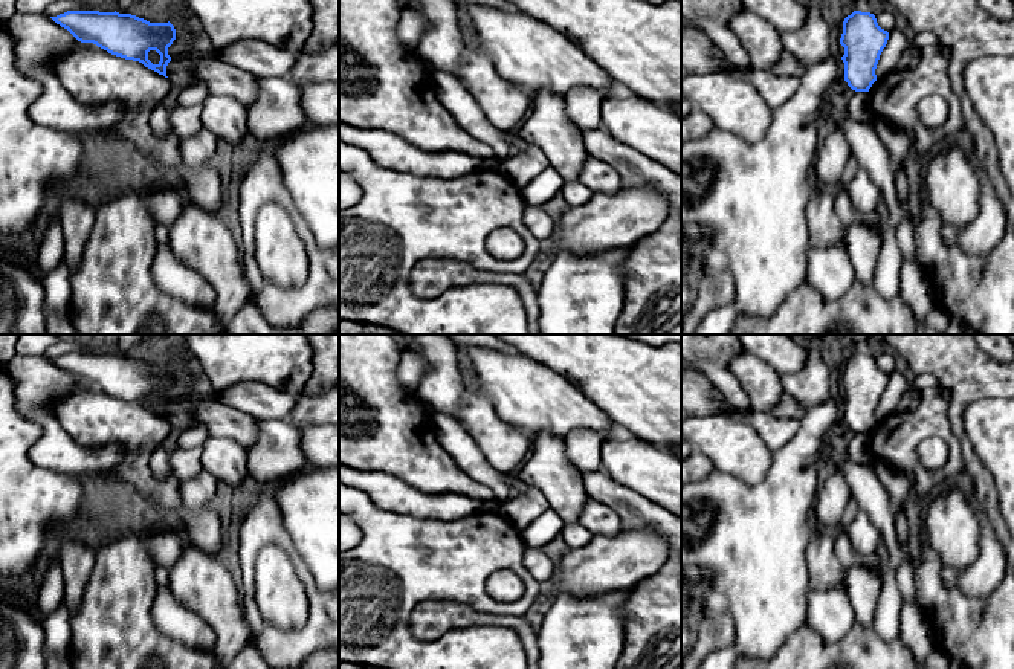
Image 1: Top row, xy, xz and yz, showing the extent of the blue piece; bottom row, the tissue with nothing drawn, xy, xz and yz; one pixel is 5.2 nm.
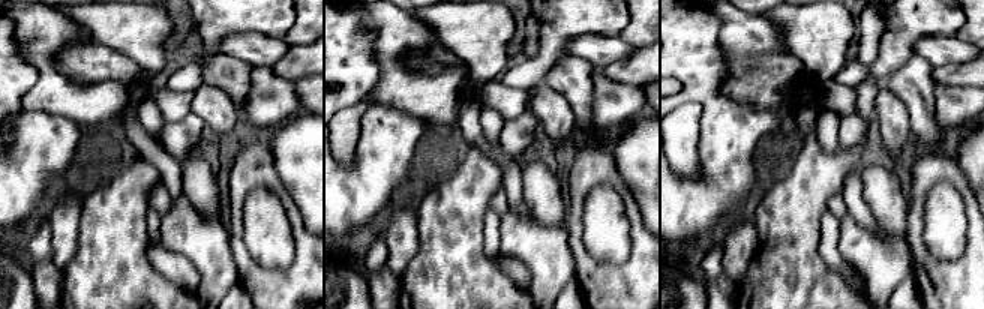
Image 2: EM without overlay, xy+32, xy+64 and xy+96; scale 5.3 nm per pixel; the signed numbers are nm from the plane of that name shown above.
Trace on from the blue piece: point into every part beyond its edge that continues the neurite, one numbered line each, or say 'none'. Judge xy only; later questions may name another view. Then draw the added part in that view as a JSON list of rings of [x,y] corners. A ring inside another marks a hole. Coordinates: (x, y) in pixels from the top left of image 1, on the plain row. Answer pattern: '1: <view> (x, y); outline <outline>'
none

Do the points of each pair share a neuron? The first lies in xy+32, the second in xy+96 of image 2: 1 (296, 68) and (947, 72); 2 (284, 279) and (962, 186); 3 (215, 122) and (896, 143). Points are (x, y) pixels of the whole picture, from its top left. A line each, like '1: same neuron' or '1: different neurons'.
1: same neuron
2: same neuron
3: same neuron

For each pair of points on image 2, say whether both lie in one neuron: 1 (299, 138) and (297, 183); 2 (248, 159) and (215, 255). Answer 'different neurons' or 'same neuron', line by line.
1: same neuron
2: different neurons

